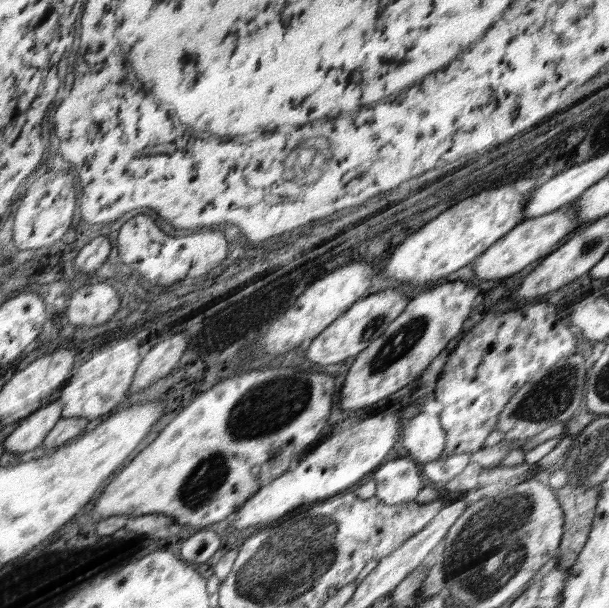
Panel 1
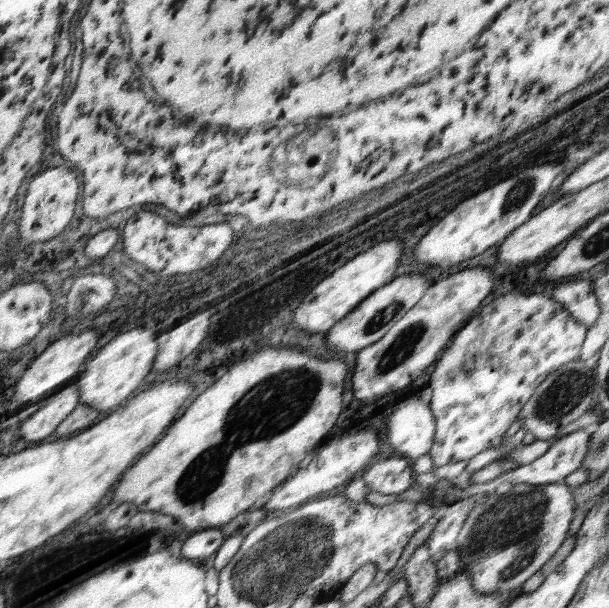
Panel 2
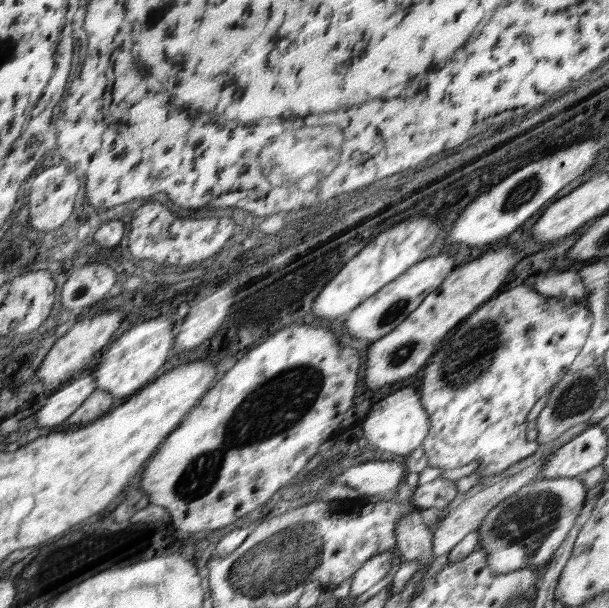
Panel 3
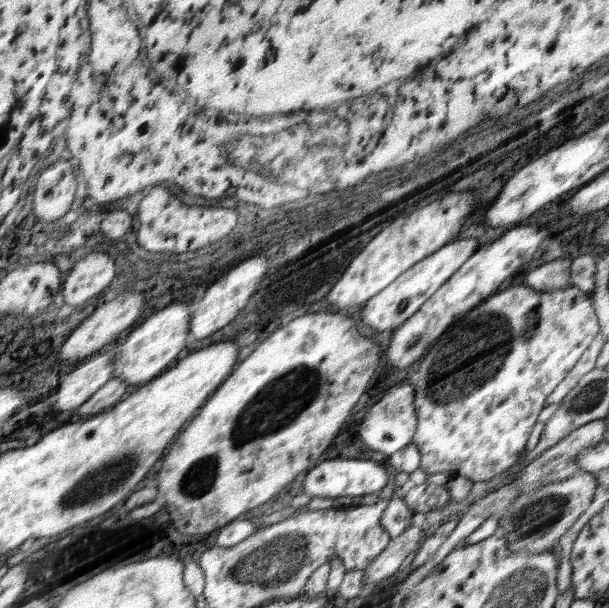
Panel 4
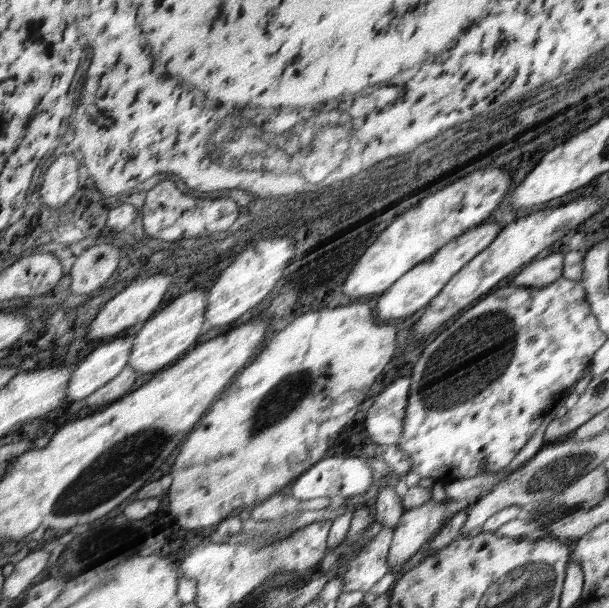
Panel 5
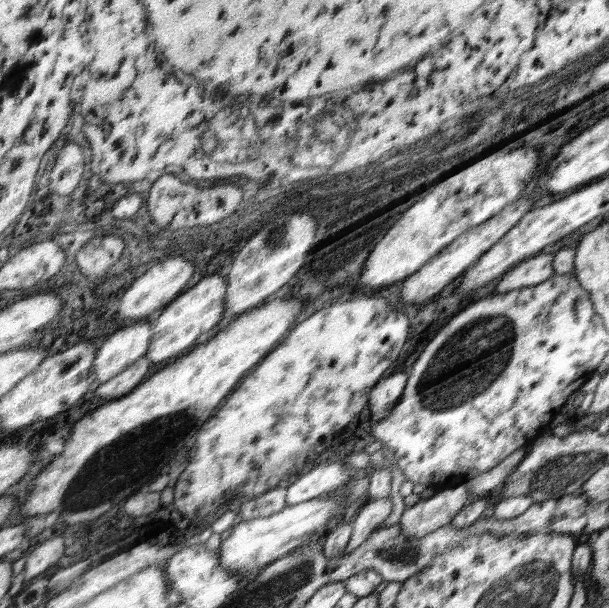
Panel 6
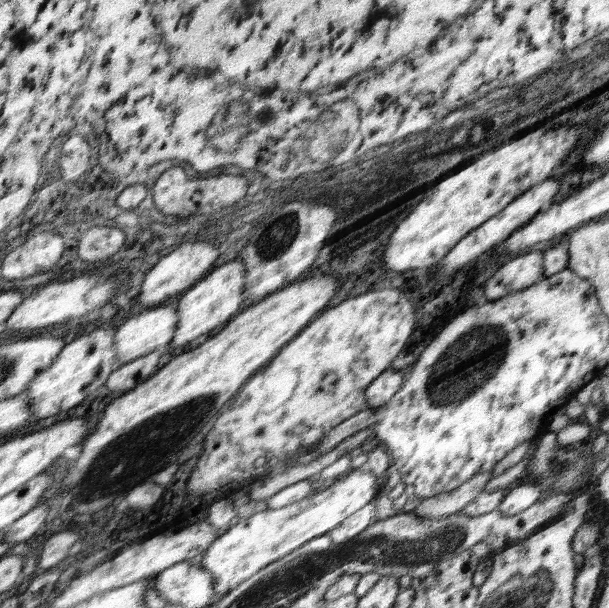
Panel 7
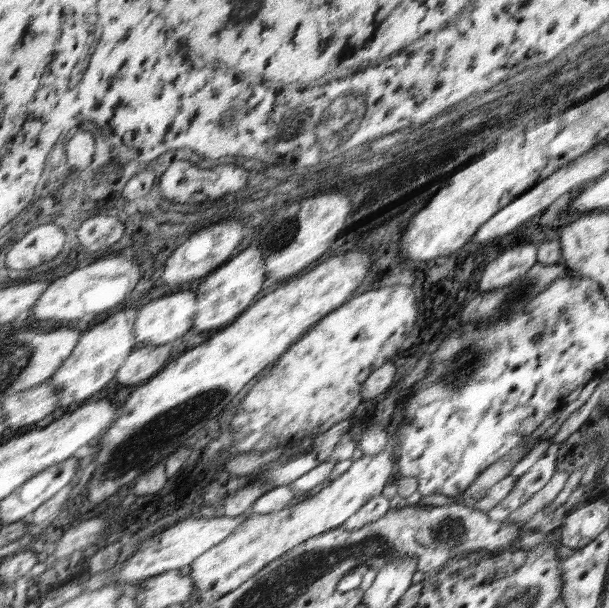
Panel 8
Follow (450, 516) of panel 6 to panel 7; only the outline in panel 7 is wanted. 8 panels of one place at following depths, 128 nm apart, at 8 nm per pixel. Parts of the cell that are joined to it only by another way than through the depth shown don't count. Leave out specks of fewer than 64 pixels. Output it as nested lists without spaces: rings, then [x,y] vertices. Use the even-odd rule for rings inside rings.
[[[492,471],[477,474],[451,492],[444,492],[422,500],[412,512],[419,518],[429,520],[458,514],[485,490],[486,483],[491,478]]]

